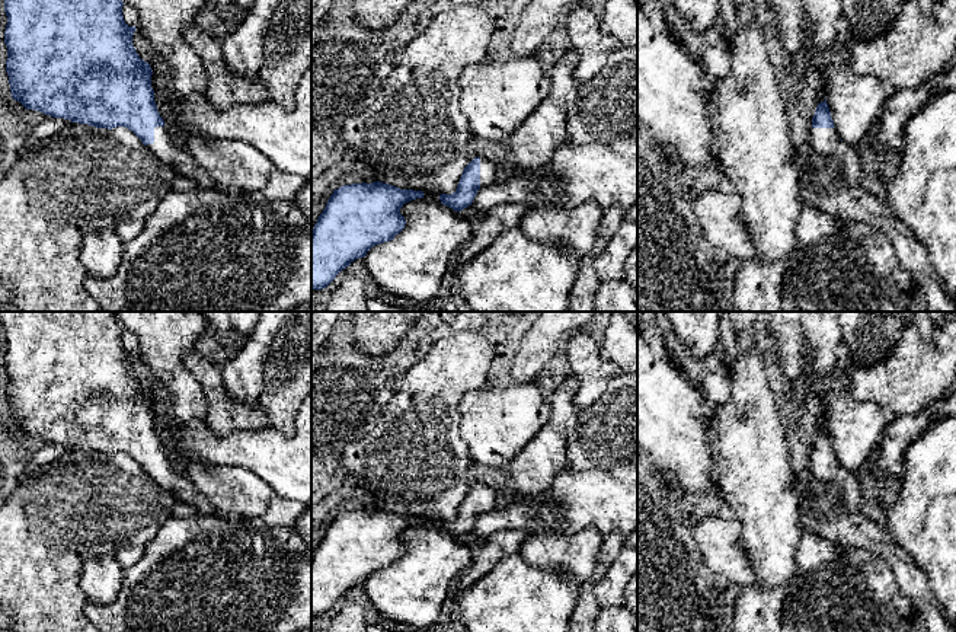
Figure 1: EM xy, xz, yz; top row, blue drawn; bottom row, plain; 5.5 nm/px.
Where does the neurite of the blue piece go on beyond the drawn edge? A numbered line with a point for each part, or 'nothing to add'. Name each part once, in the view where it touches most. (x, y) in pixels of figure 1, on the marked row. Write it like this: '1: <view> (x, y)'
1: xy (165, 147)

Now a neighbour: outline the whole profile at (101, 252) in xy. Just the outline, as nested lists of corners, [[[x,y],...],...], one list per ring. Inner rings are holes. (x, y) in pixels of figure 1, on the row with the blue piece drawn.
[[[115,227],[96,229],[84,234],[80,246],[80,262],[87,275],[111,278],[119,266],[124,242]]]

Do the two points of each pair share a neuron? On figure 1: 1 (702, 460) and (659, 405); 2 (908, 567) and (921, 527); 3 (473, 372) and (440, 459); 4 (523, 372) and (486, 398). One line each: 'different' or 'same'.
1: same
2: different
3: same
4: different

